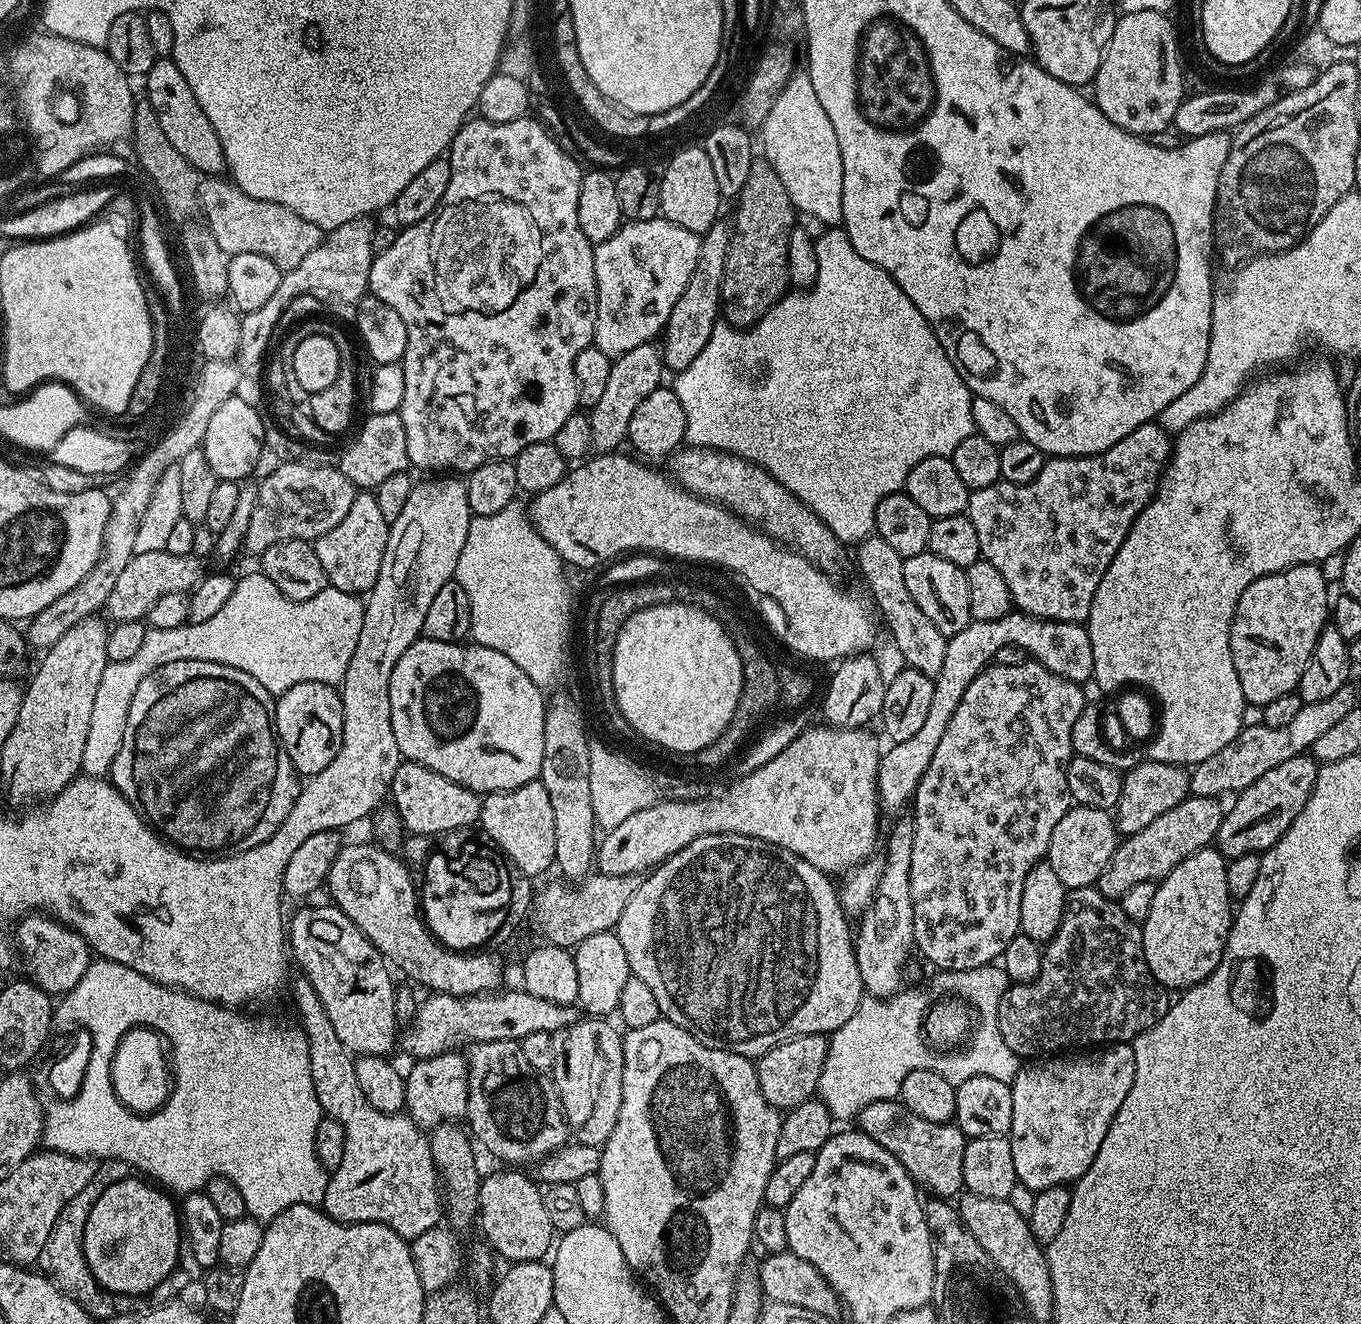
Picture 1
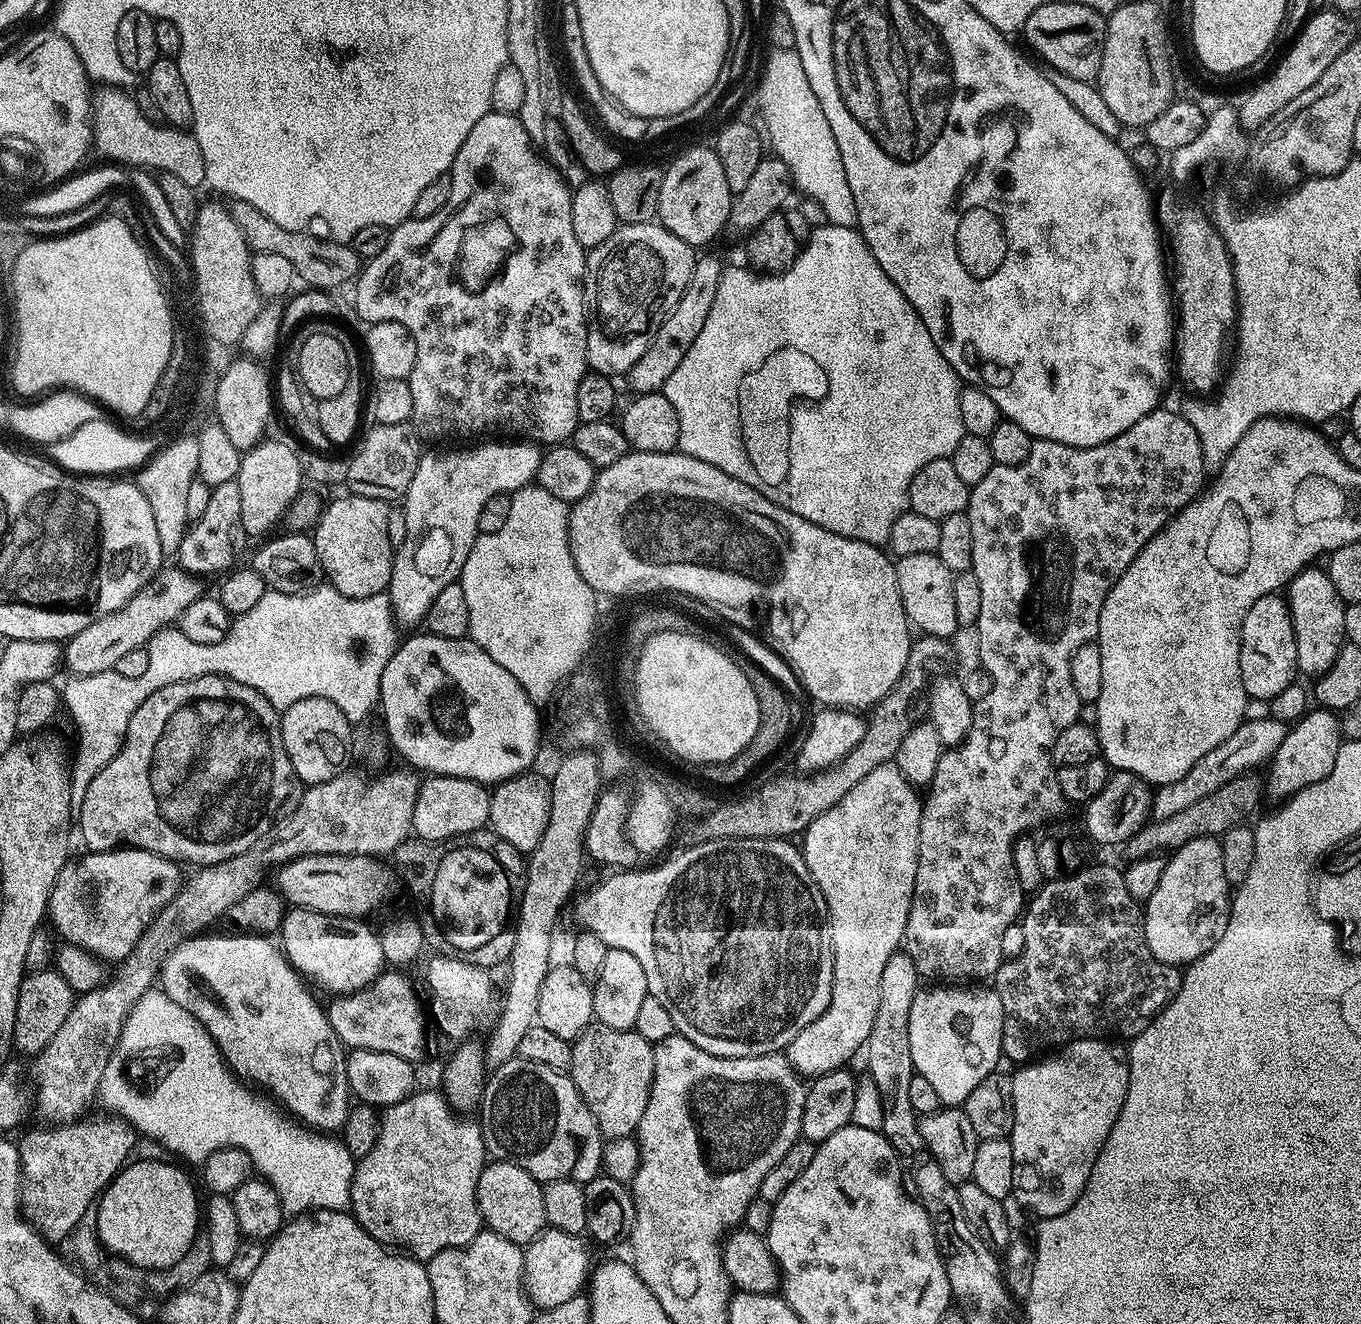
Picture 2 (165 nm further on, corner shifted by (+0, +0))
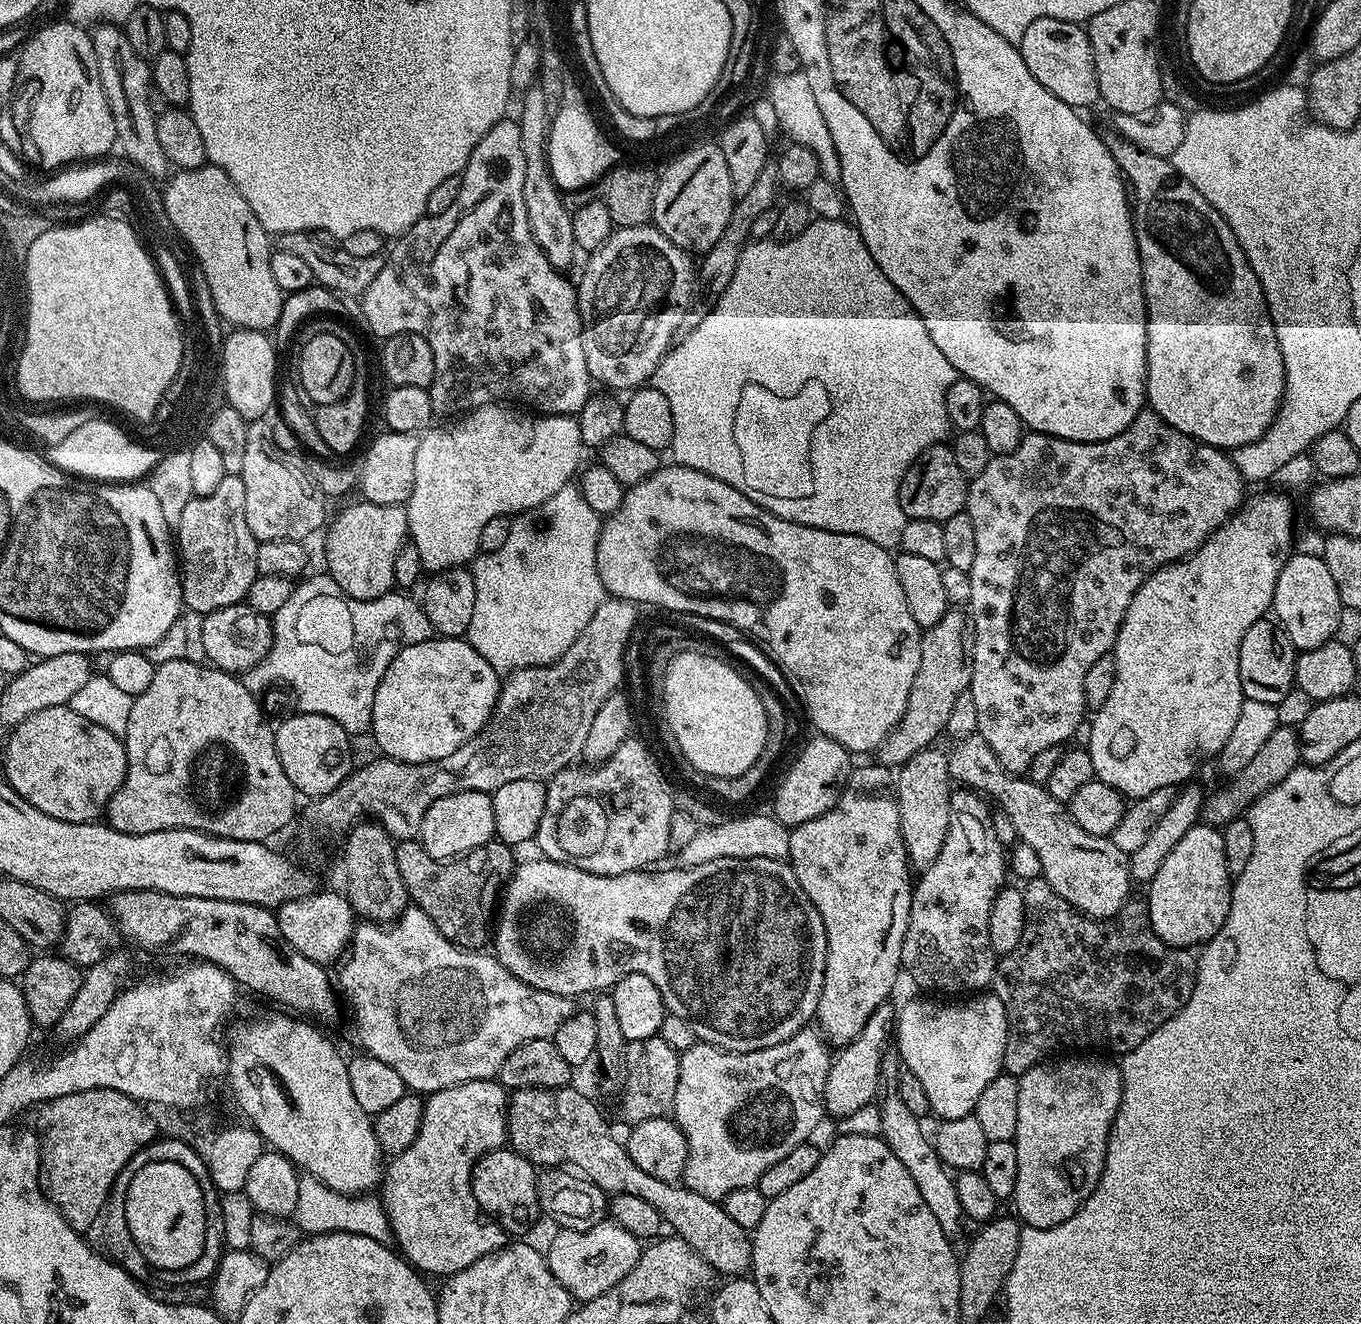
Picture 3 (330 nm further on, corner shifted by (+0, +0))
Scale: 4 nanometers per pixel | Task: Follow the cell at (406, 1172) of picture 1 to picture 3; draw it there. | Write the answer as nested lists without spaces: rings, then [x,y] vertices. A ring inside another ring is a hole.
[[[495,1079],[471,1080],[465,1084],[455,1084],[446,1090],[438,1090],[437,1092],[431,1093],[424,1100],[422,1126],[418,1130],[418,1138],[414,1138],[414,1142],[409,1148],[402,1150],[402,1154],[391,1157],[389,1164],[392,1165],[389,1168],[387,1165],[383,1169],[382,1189],[384,1188],[384,1196],[382,1195],[382,1203],[384,1213],[388,1215],[388,1221],[392,1227],[395,1247],[399,1249],[413,1268],[419,1270],[421,1273],[427,1274],[429,1277],[440,1276],[439,1278],[447,1278],[453,1276],[458,1270],[466,1270],[466,1266],[474,1266],[474,1262],[478,1262],[478,1258],[486,1258],[486,1254],[490,1254],[494,1250],[504,1247],[506,1243],[504,1229],[497,1226],[493,1220],[489,1220],[487,1216],[481,1213],[478,1202],[474,1198],[474,1190],[472,1189],[472,1171],[481,1156],[485,1156],[487,1152],[493,1152],[496,1148],[505,1147],[508,1139],[508,1098],[509,1093],[506,1091],[504,1085]]]

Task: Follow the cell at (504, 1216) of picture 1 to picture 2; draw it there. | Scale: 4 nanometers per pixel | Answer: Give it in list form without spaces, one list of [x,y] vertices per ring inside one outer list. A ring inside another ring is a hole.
[[[493,1159],[485,1163],[482,1174],[478,1178],[476,1197],[481,1221],[491,1231],[502,1234],[502,1238],[527,1246],[538,1239],[548,1224],[546,1206],[542,1202],[543,1193],[541,1181],[535,1180],[530,1173],[522,1170],[522,1166]]]

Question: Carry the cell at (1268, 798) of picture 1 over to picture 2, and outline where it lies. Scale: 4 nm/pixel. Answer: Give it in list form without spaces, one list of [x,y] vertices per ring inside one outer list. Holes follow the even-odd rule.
[[[1309,710],[1304,717],[1291,725],[1282,738],[1282,746],[1272,755],[1267,765],[1266,792],[1283,802],[1296,795],[1311,784],[1322,782],[1330,770],[1334,770],[1334,758],[1338,758],[1338,750],[1342,743],[1342,720],[1331,710]]]

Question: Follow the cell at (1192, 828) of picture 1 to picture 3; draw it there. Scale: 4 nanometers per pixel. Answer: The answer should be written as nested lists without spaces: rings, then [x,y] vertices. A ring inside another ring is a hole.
[[[1283,726],[1273,728],[1270,738],[1266,738],[1262,750],[1258,750],[1258,754],[1254,754],[1254,758],[1248,760],[1246,767],[1236,773],[1234,779],[1228,782],[1225,788],[1220,788],[1217,792],[1209,791],[1205,795],[1203,823],[1223,826],[1229,824],[1231,820],[1241,819],[1260,795],[1268,792],[1274,786],[1278,786],[1278,782],[1282,782],[1282,778],[1286,778],[1286,774],[1301,767],[1301,764],[1299,731]]]

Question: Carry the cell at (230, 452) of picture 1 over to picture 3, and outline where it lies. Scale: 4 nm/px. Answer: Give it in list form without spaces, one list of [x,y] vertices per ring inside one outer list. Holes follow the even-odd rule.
[[[249,328],[229,331],[223,341],[224,399],[229,407],[238,410],[238,414],[242,414],[249,422],[255,422],[259,416],[267,417],[273,411],[274,401],[278,396],[275,350],[277,351],[273,341],[265,333]]]

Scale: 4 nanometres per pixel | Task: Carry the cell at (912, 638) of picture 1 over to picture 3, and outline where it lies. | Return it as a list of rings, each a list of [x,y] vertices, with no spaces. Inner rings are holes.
[[[978,734],[967,736],[965,740],[953,743],[951,746],[952,752],[949,751],[947,757],[948,773],[951,774],[953,781],[965,789],[981,793],[1000,803],[997,804],[999,811],[1006,813],[1010,822],[1014,822],[1019,843],[1030,846],[1034,853],[1038,854],[1041,863],[1040,875],[1054,890],[1054,894],[1070,902],[1070,906],[1075,908],[1077,913],[1095,921],[1110,921],[1117,916],[1130,899],[1128,891],[1134,888],[1132,875],[1128,869],[1129,853],[1118,850],[1118,846],[1114,846],[1114,842],[1109,837],[1086,834],[1086,830],[1082,830],[1082,826],[1074,822],[1067,807],[1048,793],[1045,785],[1035,784],[1023,775],[1007,772],[1002,762],[998,762],[994,750],[990,750],[988,743]]]

